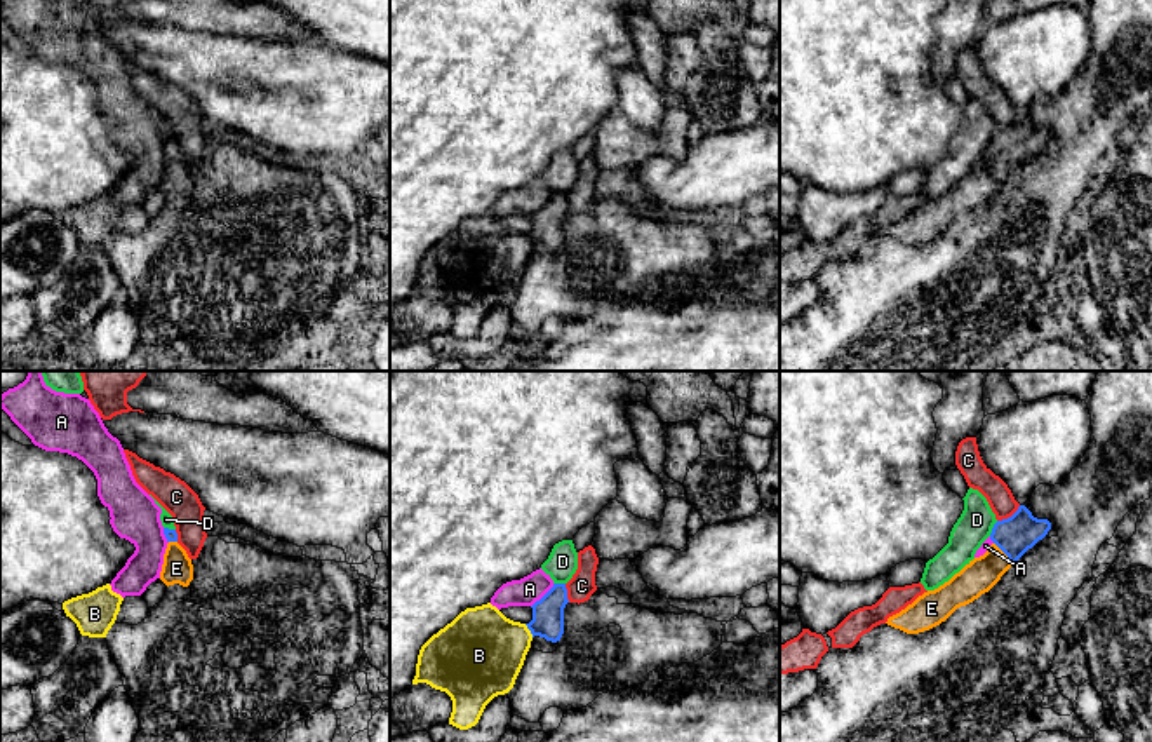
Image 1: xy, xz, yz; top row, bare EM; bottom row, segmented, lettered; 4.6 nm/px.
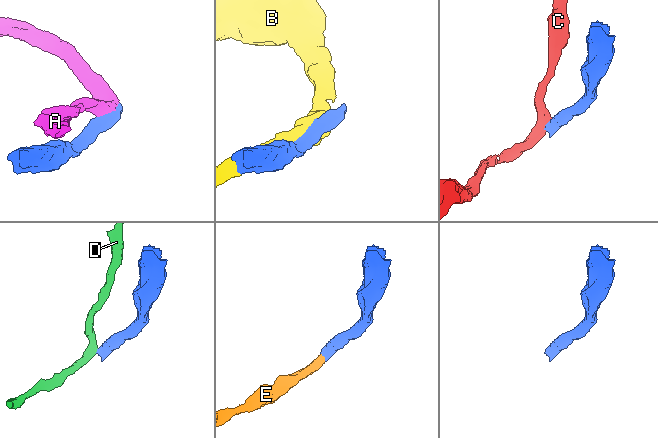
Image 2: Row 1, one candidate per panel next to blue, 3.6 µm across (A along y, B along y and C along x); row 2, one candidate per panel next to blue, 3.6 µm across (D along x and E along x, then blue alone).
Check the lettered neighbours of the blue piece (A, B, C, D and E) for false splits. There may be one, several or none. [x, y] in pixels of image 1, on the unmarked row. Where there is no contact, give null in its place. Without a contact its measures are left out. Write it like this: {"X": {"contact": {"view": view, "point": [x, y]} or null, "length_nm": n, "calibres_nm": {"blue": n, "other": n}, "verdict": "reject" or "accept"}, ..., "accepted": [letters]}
{"A": {"contact": {"view": "xz", "point": [543, 206]}, "length_nm": 160, "calibres_nm": {"blue": 150, "other": 130}, "verdict": "reject"}, "B": {"contact": {"view": "xz", "point": [529, 239]}, "length_nm": 80, "calibres_nm": {"blue": 150, "other": 400}, "verdict": "reject"}, "C": {"contact": {"view": "yz", "point": [1008, 128]}, "length_nm": 130, "calibres_nm": {"blue": 180, "other": 120}, "verdict": "reject"}, "D": {"contact": {"view": "yz", "point": [992, 138]}, "length_nm": 80, "calibres_nm": {"blue": 180, "other": 160}, "verdict": "reject"}, "E": {"contact": {"view": "yz", "point": [1004, 162]}, "length_nm": 140, "calibres_nm": {"blue": 180, "other": 160}, "verdict": "accept"}, "accepted": ["E"]}

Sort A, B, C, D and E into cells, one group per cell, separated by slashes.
A / B / C / D / E

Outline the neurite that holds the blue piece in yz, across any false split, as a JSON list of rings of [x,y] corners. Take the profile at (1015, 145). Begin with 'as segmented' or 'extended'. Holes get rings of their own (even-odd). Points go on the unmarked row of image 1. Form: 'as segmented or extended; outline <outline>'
extended; outline [[[1020,115],[1011,127],[994,134],[990,143],[994,153],[983,165],[969,171],[938,199],[919,206],[905,219],[889,226],[886,233],[907,244],[919,244],[940,235],[957,218],[988,202],[1049,139],[1048,129],[1037,129],[1025,115]]]

